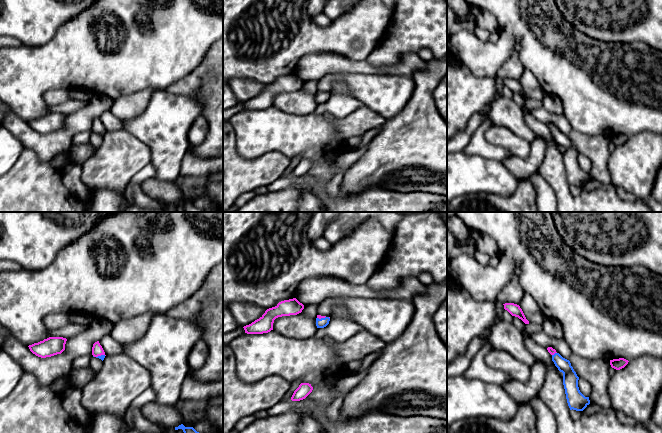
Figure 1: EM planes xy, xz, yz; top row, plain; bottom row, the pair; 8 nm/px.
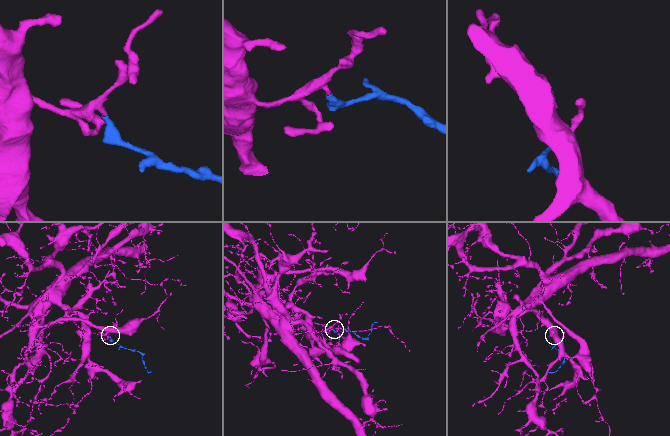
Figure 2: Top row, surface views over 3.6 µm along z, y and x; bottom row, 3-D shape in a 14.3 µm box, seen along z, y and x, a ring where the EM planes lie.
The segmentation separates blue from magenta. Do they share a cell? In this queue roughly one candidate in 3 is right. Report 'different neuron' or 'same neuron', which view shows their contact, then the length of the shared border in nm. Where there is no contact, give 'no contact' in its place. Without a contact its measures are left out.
different neuron; meets blue in xy; contact 80 nm long

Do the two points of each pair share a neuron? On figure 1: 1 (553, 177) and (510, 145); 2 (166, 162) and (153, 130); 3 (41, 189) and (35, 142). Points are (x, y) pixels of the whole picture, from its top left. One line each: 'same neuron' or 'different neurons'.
1: different neurons
2: same neuron
3: different neurons

